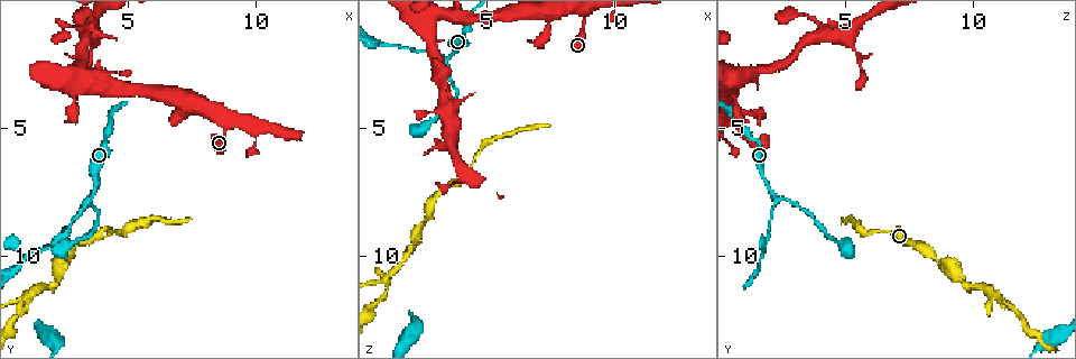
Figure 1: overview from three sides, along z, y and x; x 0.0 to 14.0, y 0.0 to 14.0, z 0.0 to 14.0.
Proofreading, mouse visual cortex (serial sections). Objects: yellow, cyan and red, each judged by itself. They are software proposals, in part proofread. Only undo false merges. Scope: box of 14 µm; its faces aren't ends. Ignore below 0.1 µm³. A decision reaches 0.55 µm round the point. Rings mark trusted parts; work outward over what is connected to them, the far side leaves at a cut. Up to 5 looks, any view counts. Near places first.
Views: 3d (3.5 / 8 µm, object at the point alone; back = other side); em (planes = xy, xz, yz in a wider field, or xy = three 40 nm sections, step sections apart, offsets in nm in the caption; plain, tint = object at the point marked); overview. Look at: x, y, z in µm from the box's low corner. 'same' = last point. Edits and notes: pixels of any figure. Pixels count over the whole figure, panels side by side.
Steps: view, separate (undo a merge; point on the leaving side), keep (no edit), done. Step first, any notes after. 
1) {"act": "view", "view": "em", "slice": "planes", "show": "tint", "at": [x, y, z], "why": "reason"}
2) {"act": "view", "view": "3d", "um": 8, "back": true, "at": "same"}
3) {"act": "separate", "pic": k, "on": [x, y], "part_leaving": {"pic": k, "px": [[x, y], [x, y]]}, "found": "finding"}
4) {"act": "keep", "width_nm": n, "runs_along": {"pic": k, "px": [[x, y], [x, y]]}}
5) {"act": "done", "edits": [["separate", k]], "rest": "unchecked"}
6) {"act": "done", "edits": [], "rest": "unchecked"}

{"act": "view", "view": "3d", "um": 3.5, "at": [3.5, 7.7, 2.2], "why": "three arms meet"}

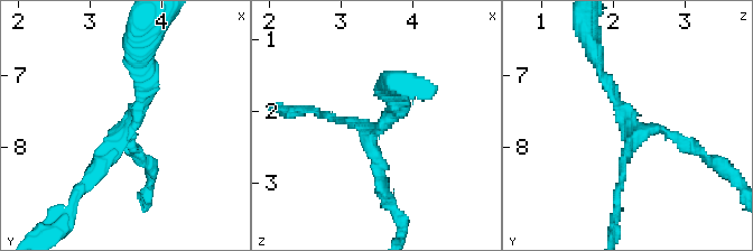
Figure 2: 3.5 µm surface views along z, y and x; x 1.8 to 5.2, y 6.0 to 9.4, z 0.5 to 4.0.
{"act": "view", "view": "em", "slice": "xy", "step": 1, "show": "tint", "at": [3.55, 7.70, 2.25], "arms": 3, "arm_widths_nm": [150, 150, 150]}

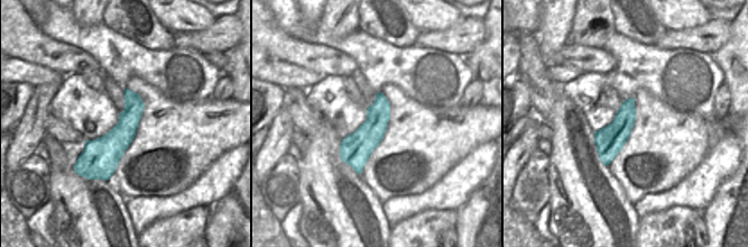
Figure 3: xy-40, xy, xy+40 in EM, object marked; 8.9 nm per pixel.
{"act": "view", "view": "em", "slice": "planes", "show": "tint", "at": "same", "why": "cut it another way"}

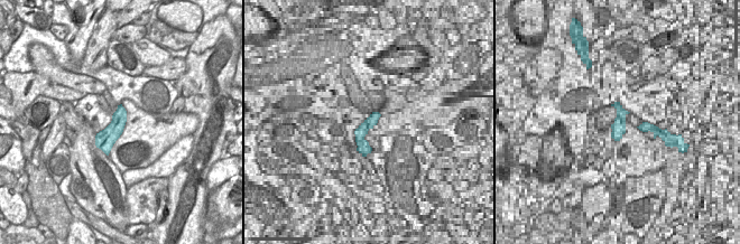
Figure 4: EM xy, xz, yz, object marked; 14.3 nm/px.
{"act": "keep", "runs_along": {"pic": 2, "px": [[597, 59], [629, 126], [691, 146]]}, "found": "one cell here"}

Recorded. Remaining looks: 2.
{"act": "view", "view": "3d", "um": 3.5, "at": [1.2, 11.6, 10.9], "why": "branch point"}

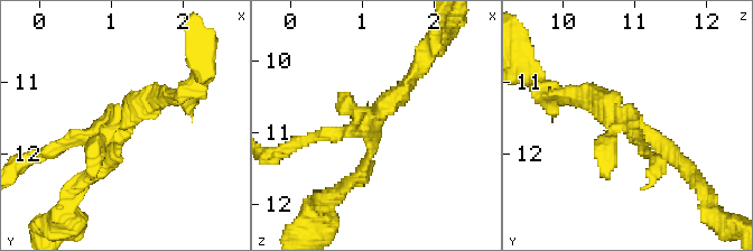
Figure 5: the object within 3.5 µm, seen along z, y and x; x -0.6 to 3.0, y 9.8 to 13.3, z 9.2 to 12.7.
{"act": "view", "view": "em", "slice": "xy", "step": 1, "show": "tint", "at": [1.10, 11.55, 10.95]}

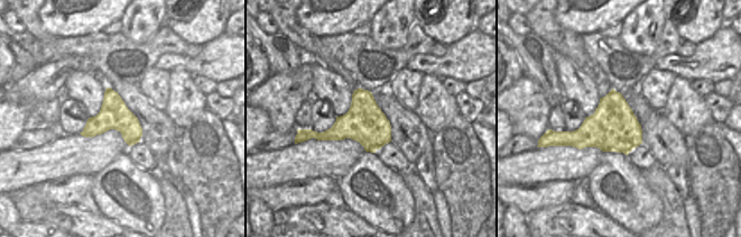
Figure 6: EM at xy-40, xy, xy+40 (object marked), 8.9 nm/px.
{"act": "keep", "width_nm": 360, "runs_along": {"pic": 5, "px": [[587, 96], [685, 166]]}, "found": "continuous, no second cell"}

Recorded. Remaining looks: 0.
{"act": "done", "edits": [], "rest": "unchecked"}

